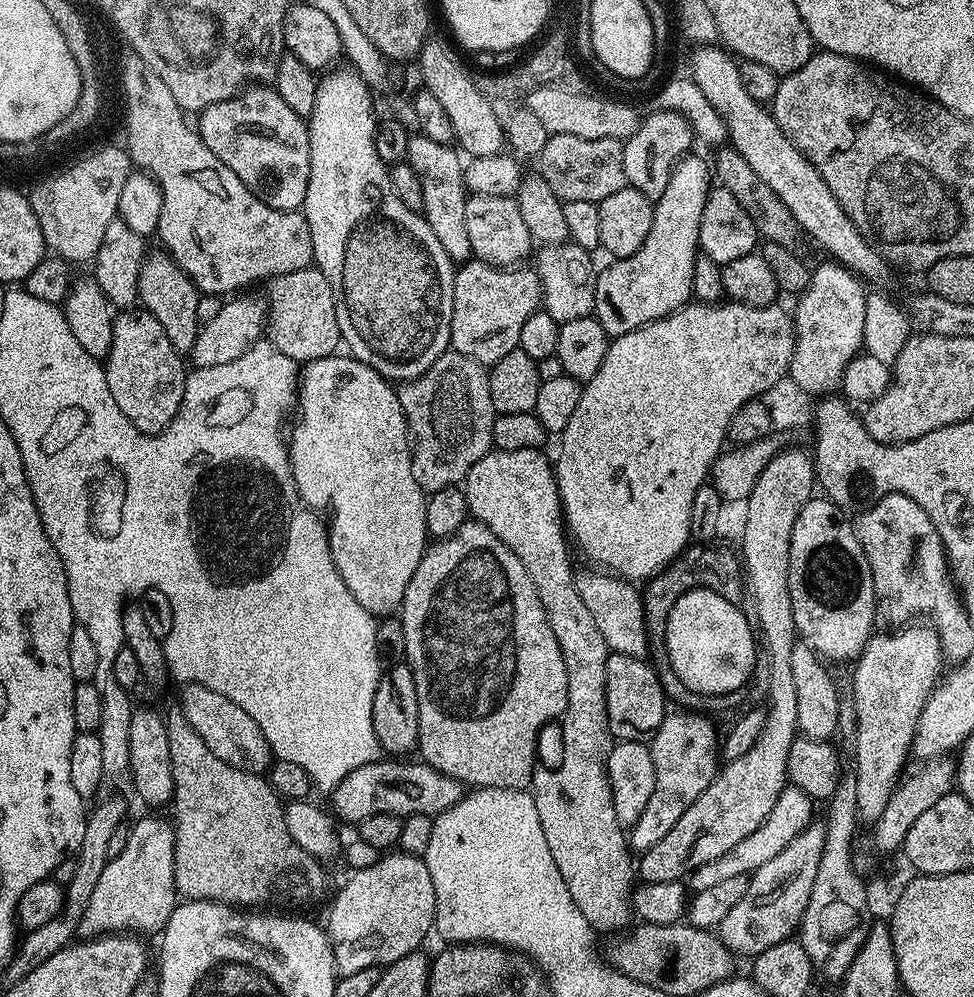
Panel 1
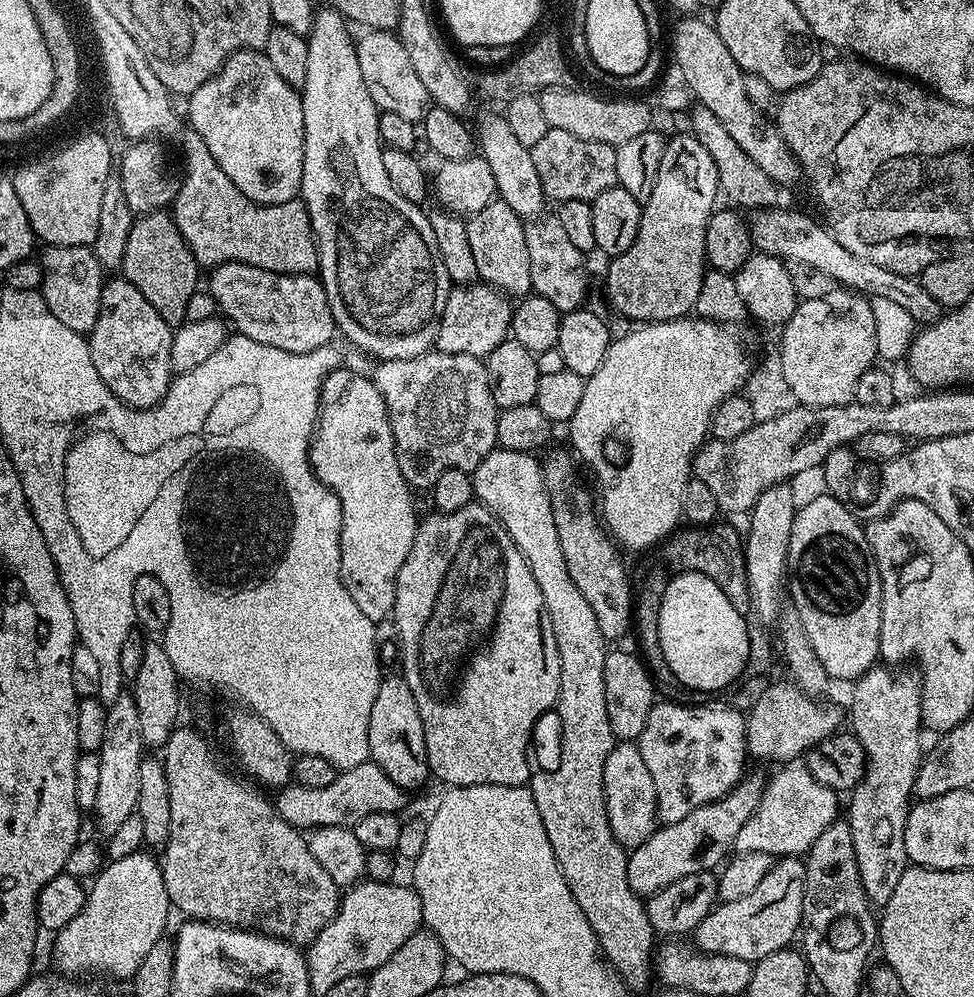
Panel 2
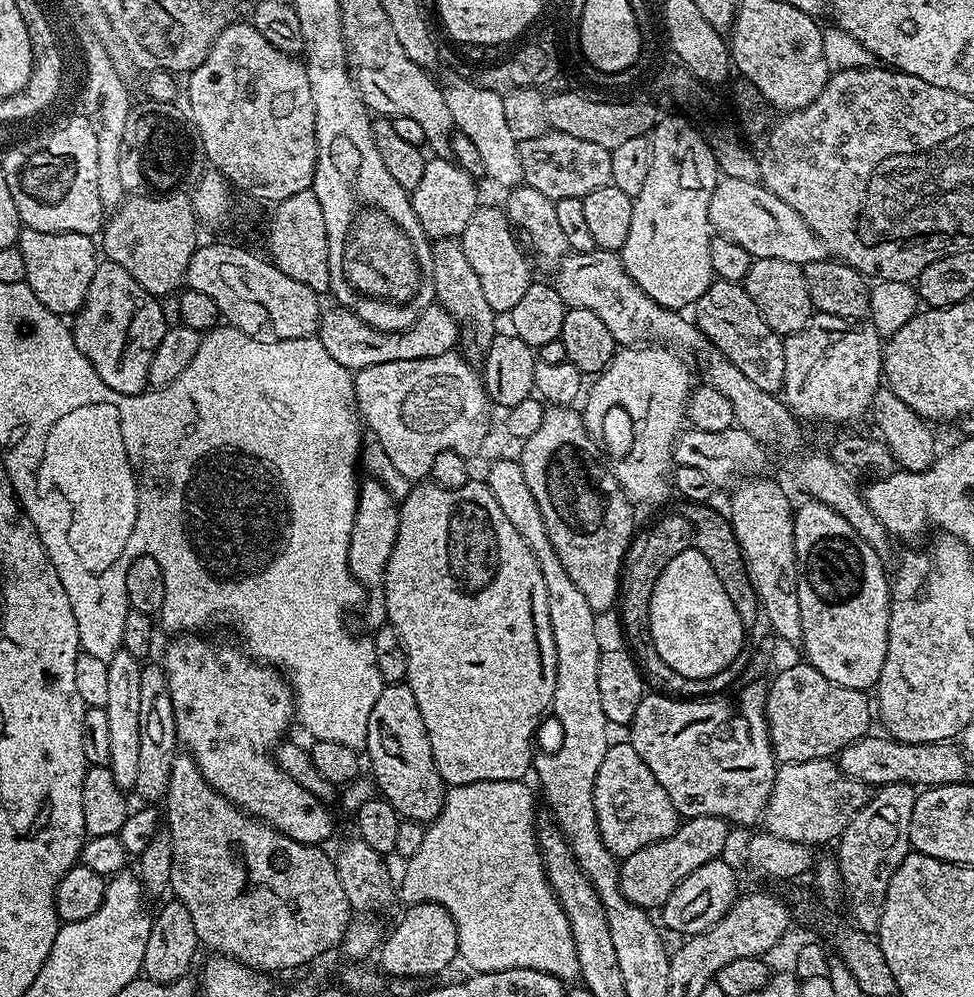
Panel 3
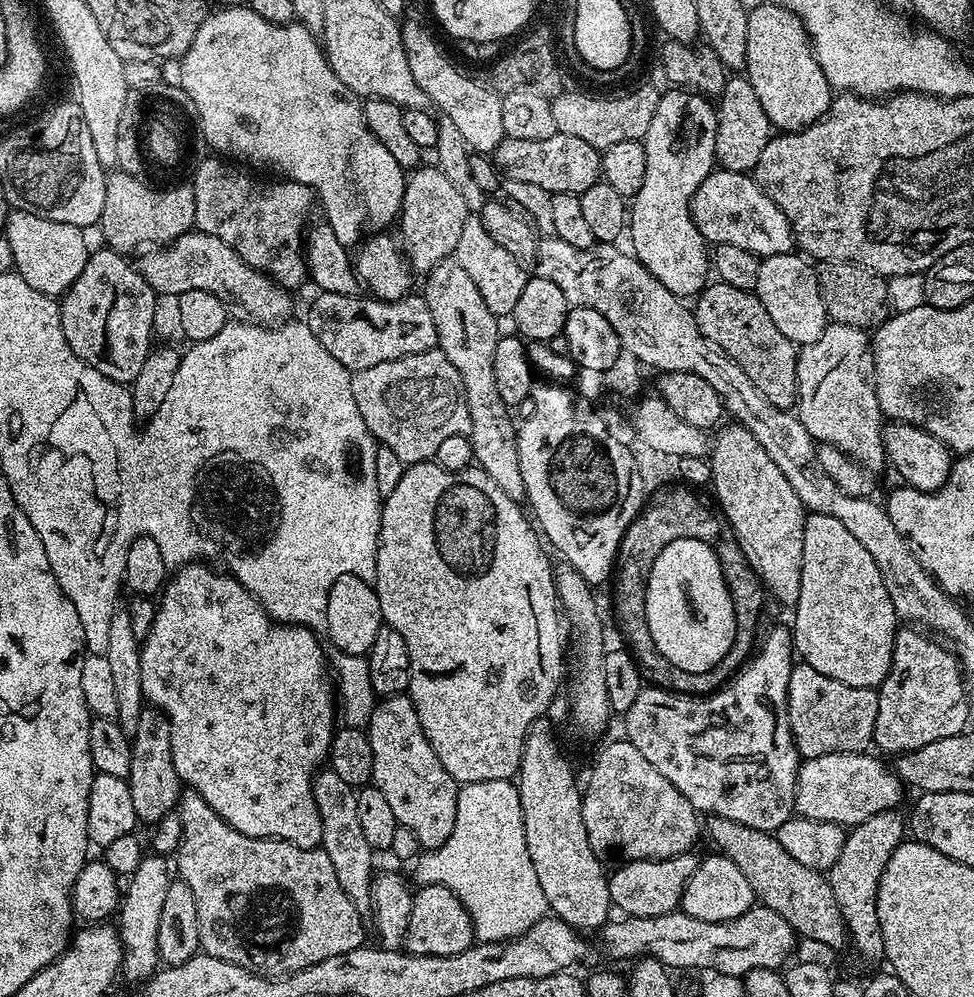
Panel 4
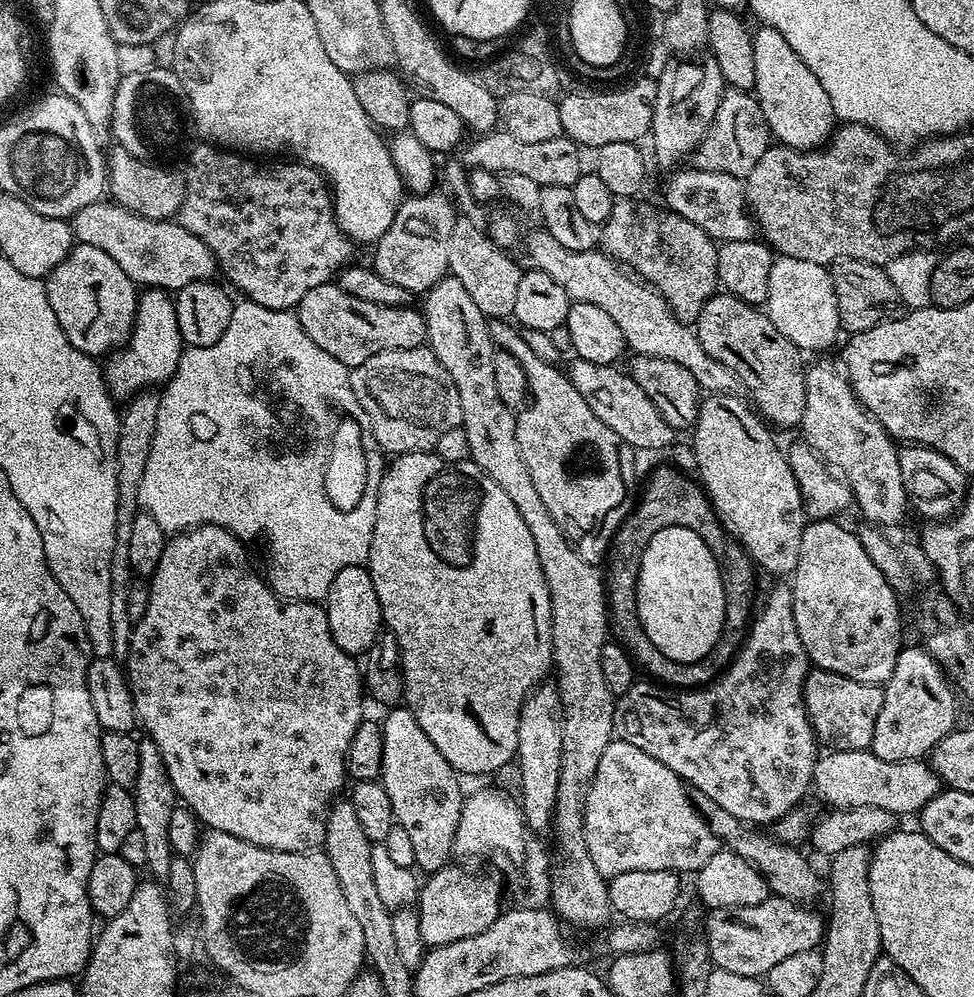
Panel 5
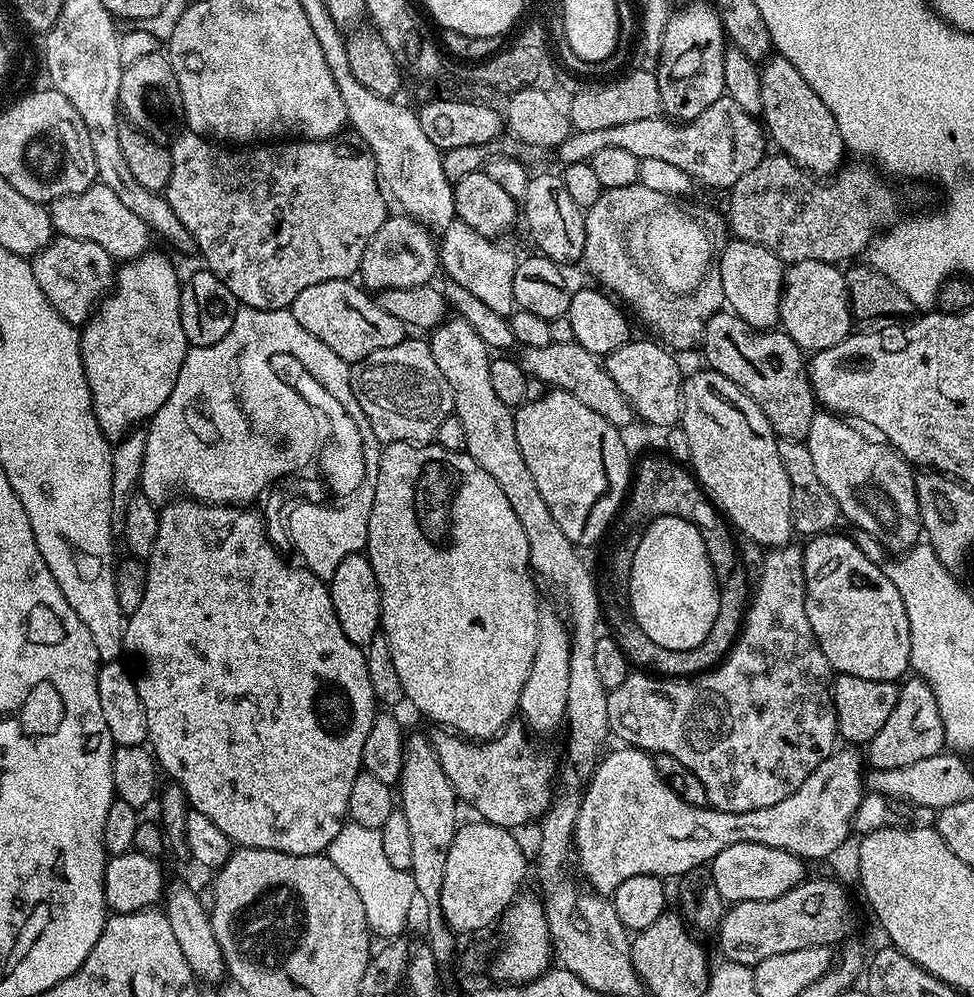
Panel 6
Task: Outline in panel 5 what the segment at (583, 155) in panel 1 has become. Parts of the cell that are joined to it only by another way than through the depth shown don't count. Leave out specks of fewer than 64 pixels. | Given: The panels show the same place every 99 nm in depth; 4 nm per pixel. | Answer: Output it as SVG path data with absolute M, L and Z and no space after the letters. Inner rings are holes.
M493 130L477 135L475 139L473 144L465 143L462 148L462 153L464 152L462 163L469 170L481 168L497 174L522 174L525 178L530 178L542 186L566 186L567 188L571 188L572 183L582 174L582 167L580 168L581 145L563 134L558 138L550 138L550 142L522 142L518 138L514 138L514 134L503 130Z

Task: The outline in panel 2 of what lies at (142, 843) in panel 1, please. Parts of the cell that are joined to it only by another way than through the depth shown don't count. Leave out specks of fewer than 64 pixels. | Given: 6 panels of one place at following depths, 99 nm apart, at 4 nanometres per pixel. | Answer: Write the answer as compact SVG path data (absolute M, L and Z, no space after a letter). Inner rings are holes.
M141 850L126 854L126 858L108 860L101 868L87 889L88 900L82 906L82 914L55 933L52 960L57 973L69 978L99 973L131 981L150 946L165 935L170 913L164 870L161 861L151 855L155 856L151 851Z

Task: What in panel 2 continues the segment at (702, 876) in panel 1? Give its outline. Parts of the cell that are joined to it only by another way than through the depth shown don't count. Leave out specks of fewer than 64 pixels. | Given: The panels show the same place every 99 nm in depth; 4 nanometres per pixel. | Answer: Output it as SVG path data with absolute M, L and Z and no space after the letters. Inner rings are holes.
M784 766L776 772L764 785L764 793L754 810L750 814L746 826L738 830L735 851L761 852L773 858L783 858L786 856L799 857L807 853L808 847L838 819L839 804L838 794L833 788L822 786L812 777L807 767L804 766Z

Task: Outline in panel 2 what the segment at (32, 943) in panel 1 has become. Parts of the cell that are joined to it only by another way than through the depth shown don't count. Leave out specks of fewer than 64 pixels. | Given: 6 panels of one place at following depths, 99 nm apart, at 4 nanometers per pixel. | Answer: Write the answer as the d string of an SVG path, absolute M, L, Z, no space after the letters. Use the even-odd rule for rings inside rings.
M121 694L112 704L107 705L106 734L102 737L98 762L98 798L94 815L100 827L101 837L108 837L118 830L121 822L134 815L138 806L140 788L140 768L146 755L146 745L142 742L142 729L138 718L138 706L131 694Z

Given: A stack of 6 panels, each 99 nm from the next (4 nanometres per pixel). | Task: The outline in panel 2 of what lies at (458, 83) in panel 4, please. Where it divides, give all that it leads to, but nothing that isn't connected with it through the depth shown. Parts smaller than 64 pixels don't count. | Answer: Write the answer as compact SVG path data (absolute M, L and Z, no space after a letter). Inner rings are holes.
M488 112L480 120L480 125L475 125L474 135L478 141L479 155L486 162L490 162L490 172L494 174L496 194L499 199L514 210L522 218L536 218L546 205L546 197L542 190L542 182L538 182L538 170L534 170L532 149L522 146L518 137L510 131L510 122L502 114L496 116Z

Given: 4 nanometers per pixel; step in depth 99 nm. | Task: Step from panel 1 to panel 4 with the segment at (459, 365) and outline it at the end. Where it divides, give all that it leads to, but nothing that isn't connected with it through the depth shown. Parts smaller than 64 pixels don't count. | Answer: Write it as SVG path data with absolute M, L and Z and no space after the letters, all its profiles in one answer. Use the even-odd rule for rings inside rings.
M439 347L432 348L428 352L394 358L390 362L378 362L378 366L353 372L352 393L354 402L358 402L358 414L362 414L362 422L366 422L374 439L383 447L385 444L404 466L432 460L438 445L445 438L467 436L470 430L470 410L466 406L466 394L460 372L454 370L450 358L446 358L446 354L442 354Z

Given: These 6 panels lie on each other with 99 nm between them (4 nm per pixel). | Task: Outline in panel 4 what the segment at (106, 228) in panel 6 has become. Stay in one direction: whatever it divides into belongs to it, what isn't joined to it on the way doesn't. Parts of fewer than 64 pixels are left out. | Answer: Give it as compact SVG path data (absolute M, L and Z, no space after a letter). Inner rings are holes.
M193 230L171 244L153 247L144 254L138 263L138 271L161 297L179 298L183 292L206 290L206 294L214 294L228 307L232 320L243 320L245 324L275 326L293 315L289 289L281 288L264 273L255 272L234 254L234 250L230 250L230 246L226 246L226 242L222 242L222 238Z

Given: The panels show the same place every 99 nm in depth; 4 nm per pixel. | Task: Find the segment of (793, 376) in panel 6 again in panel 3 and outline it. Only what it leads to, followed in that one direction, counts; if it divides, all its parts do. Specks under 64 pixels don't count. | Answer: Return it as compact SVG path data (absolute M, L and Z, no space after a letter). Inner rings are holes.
M713 279L706 294L696 300L694 311L694 323L700 333L707 336L715 348L722 350L724 357L734 362L734 366L738 366L738 370L754 382L754 386L773 394L783 389L786 378L785 337L770 330L766 318L762 318L758 306L754 306L754 298L750 298L743 283Z

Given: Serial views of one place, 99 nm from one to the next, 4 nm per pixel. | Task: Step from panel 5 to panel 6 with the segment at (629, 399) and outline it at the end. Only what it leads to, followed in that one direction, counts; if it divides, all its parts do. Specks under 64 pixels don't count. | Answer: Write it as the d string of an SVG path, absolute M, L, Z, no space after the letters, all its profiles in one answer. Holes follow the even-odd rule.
M575 340L565 343L552 342L550 346L520 348L518 354L518 363L527 376L540 379L543 384L553 389L574 394L574 398L578 398L582 406L590 406L594 414L602 414L602 418L606 418L606 422L610 422L616 428L622 429L633 423L632 407L622 390L618 390L614 378L610 378L610 374L604 368L603 359L578 346Z

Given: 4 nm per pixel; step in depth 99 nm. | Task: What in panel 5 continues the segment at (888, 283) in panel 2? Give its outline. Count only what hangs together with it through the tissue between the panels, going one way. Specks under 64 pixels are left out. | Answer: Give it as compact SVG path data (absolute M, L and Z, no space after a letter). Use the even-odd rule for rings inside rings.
M695 166L681 167L664 184L664 200L667 211L702 226L706 234L717 242L751 240L754 236L754 217L748 210L741 177L702 170Z

